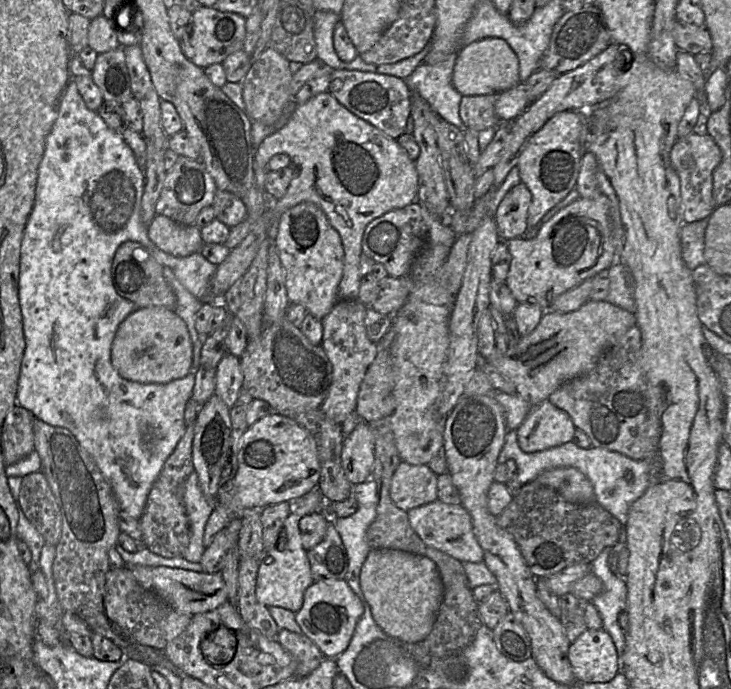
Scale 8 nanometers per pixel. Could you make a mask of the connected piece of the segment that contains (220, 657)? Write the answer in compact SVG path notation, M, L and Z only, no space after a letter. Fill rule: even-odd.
M219 626L202 640L200 649L209 664L225 665L235 656L237 639L233 631Z

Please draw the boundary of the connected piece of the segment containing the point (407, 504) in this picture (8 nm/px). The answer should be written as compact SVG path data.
M400 461L390 486L392 502L408 512L437 500L437 477L428 465L410 465Z

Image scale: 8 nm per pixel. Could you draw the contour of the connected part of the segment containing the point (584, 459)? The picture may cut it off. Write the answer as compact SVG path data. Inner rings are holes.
M516 430L507 432L497 463L503 464L509 459L514 460L517 465L518 480L521 485L534 481L542 472L554 468L573 467L581 471L593 485L594 502L608 511L621 524L618 543L619 545L626 545L625 525L628 518L628 510L631 504L640 498L648 487L648 461L632 460L617 452L603 448L580 448L573 442L538 452L525 453L518 445ZM627 471L631 471L634 476L631 482L626 482L624 479L624 474Z

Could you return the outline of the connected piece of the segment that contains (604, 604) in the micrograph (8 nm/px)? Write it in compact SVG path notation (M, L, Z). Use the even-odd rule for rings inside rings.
M612 547L605 548L590 563L591 573L596 575L603 584L602 592L594 597L591 603L597 608L602 619L601 628L611 636L620 658L625 648L625 633L619 626L618 616L626 611L627 587L624 579L611 572L608 567L611 551Z

